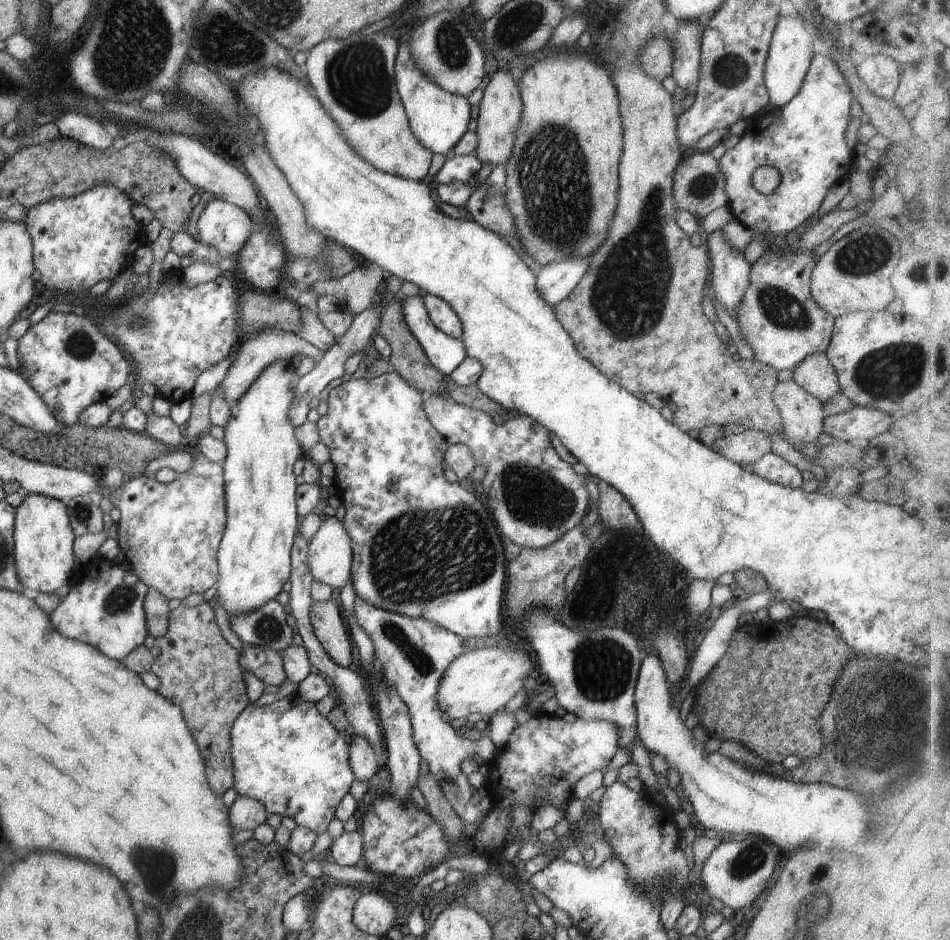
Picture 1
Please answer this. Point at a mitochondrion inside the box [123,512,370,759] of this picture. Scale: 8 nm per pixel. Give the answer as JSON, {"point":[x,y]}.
{"point":[268,628]}

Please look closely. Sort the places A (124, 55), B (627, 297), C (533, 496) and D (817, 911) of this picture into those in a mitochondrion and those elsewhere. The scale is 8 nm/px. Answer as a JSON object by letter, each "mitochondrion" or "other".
{"A":"mitochondrion","B":"mitochondrion","C":"mitochondrion","D":"mitochondrion"}

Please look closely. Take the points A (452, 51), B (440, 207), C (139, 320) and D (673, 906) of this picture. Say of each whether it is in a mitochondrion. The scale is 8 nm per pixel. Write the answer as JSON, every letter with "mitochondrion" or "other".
{"A":"mitochondrion","B":"other","C":"mitochondrion","D":"other"}

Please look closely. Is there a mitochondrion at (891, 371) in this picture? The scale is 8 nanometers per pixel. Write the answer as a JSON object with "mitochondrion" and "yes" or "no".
{"mitochondrion":"yes"}

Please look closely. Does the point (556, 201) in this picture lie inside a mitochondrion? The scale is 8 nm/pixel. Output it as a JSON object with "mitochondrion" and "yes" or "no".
{"mitochondrion":"yes"}

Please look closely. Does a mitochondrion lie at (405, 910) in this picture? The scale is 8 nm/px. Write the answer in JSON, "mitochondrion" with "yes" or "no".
{"mitochondrion":"yes"}

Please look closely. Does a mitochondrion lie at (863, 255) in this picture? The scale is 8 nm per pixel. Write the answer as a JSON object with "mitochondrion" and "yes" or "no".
{"mitochondrion":"yes"}

